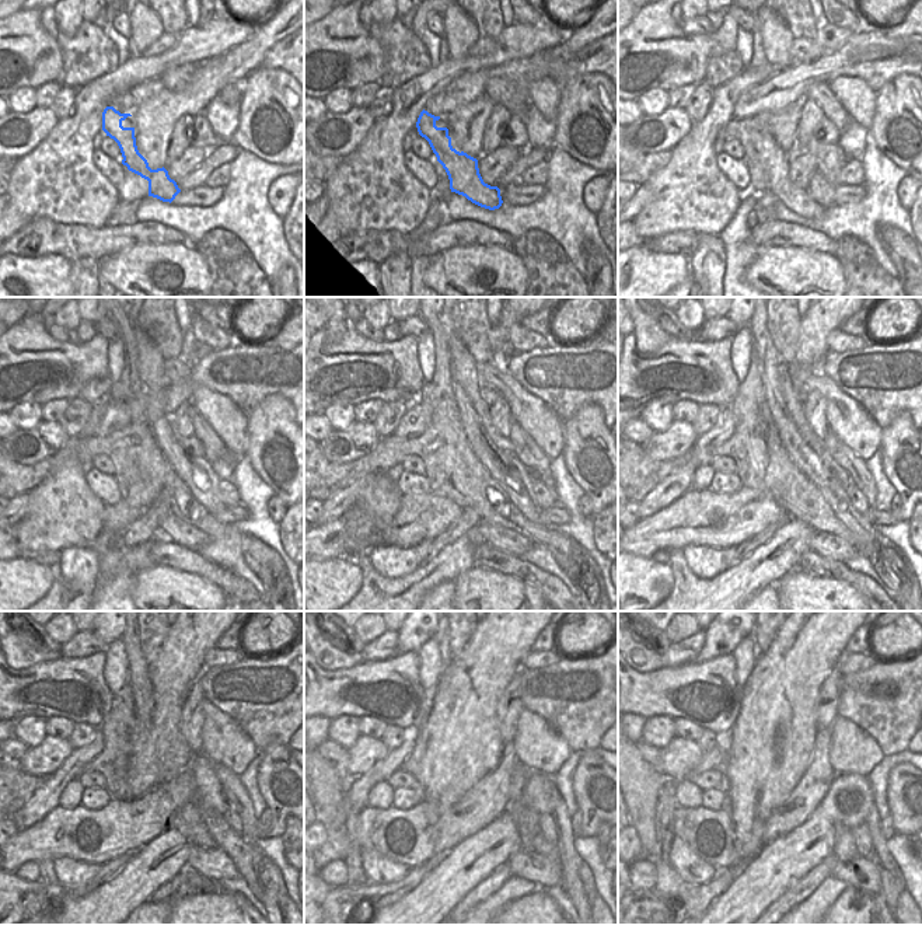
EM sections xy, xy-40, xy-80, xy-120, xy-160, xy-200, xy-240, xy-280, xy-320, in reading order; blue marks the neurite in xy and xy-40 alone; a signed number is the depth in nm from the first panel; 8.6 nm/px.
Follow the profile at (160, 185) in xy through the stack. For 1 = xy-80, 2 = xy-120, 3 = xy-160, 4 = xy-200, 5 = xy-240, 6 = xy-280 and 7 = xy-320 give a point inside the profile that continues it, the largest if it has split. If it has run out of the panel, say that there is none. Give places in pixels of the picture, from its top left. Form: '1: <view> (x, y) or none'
1: xy-80 (776, 164)
2: xy-120 (185, 534)
3: xy-160 (507, 540)
4: xy-200 (826, 544)
5: xy-240 (215, 864)
6: xy-280 (537, 868)
7: xy-320 (865, 873)

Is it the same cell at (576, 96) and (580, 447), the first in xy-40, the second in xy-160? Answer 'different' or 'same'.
same

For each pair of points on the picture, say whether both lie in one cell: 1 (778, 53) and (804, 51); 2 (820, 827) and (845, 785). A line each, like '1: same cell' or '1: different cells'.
1: different cells
2: same cell

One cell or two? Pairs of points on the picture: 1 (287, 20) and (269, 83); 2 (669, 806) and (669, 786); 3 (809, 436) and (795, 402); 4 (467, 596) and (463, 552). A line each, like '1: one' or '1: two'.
1: two
2: one
3: one
4: two

